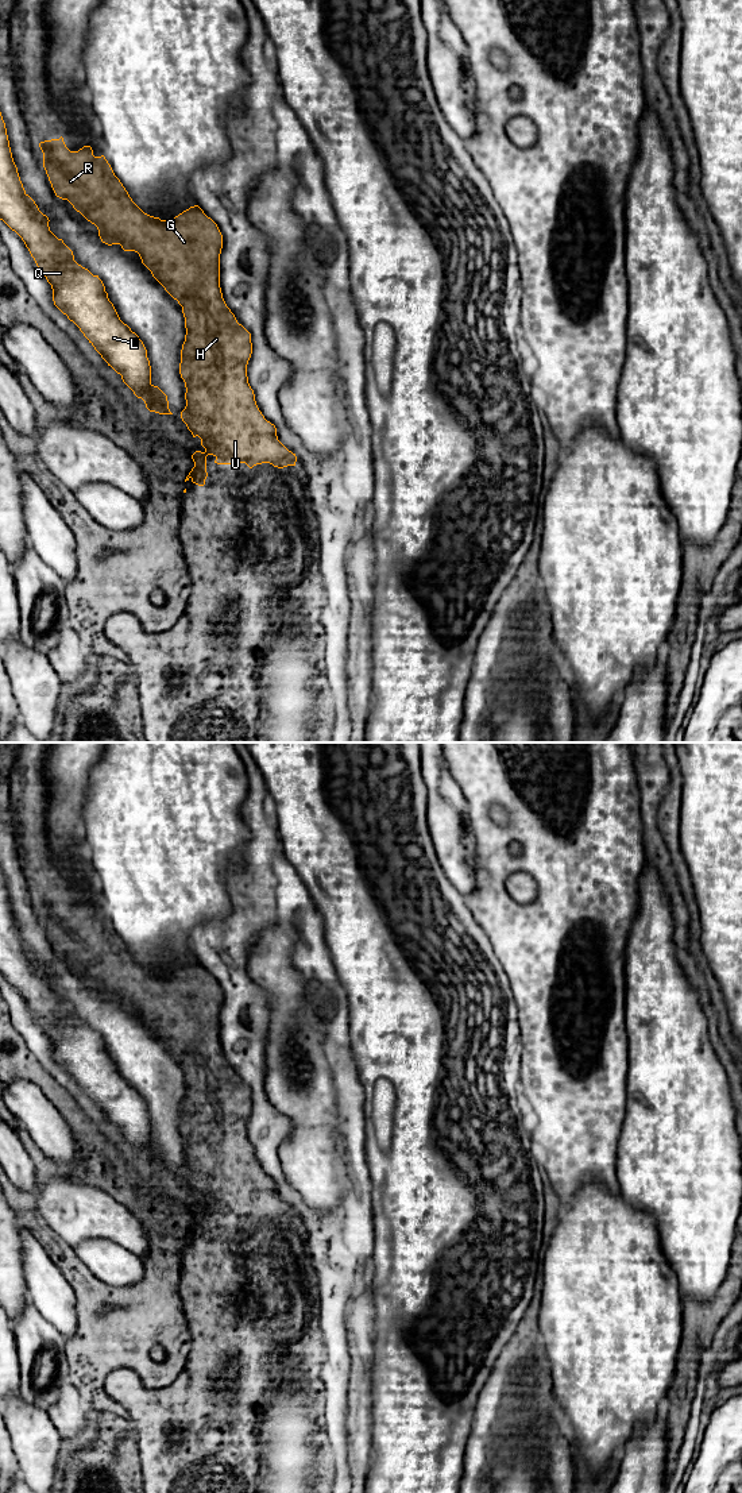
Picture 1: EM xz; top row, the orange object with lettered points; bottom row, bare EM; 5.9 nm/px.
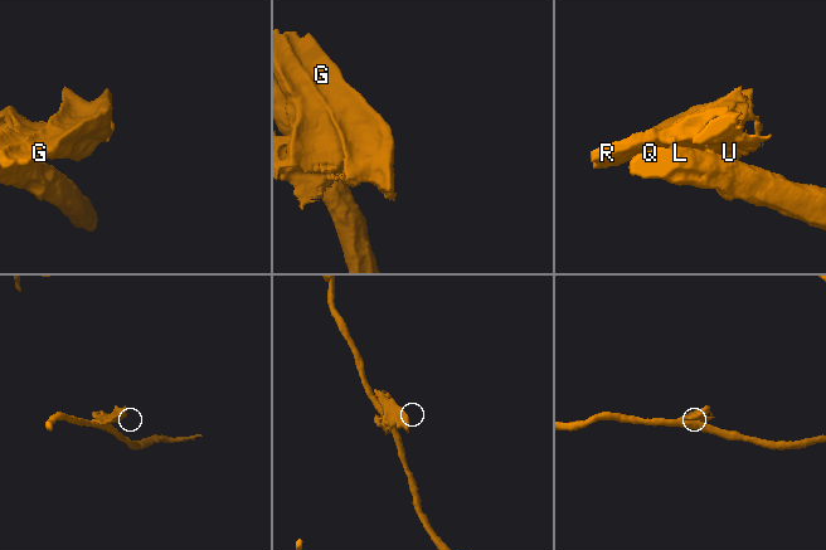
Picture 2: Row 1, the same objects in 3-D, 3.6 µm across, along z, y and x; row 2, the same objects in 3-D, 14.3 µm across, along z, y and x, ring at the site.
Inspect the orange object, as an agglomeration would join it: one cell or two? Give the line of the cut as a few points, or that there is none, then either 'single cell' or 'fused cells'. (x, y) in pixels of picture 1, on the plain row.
cut xz (167, 1162), (155, 1168); fused cells

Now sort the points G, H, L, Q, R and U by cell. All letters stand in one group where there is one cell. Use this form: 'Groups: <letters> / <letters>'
Groups: G H R U / L Q

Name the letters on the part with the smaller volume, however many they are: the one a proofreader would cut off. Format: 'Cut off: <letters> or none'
Cut off: G, H, R, U

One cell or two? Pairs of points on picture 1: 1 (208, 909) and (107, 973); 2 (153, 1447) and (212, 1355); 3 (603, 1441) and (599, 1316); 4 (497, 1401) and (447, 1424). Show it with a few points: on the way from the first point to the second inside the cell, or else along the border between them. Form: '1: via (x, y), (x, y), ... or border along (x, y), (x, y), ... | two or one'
1: border along (115, 929), (128, 952), (145, 968), (159, 973) | two
2: via (163, 1424), (205, 1382), (205, 1378) | one
3: via (603, 1409), (603, 1347) | one
4: border along (484, 1382), (475, 1404), (471, 1431), (464, 1443) | two

